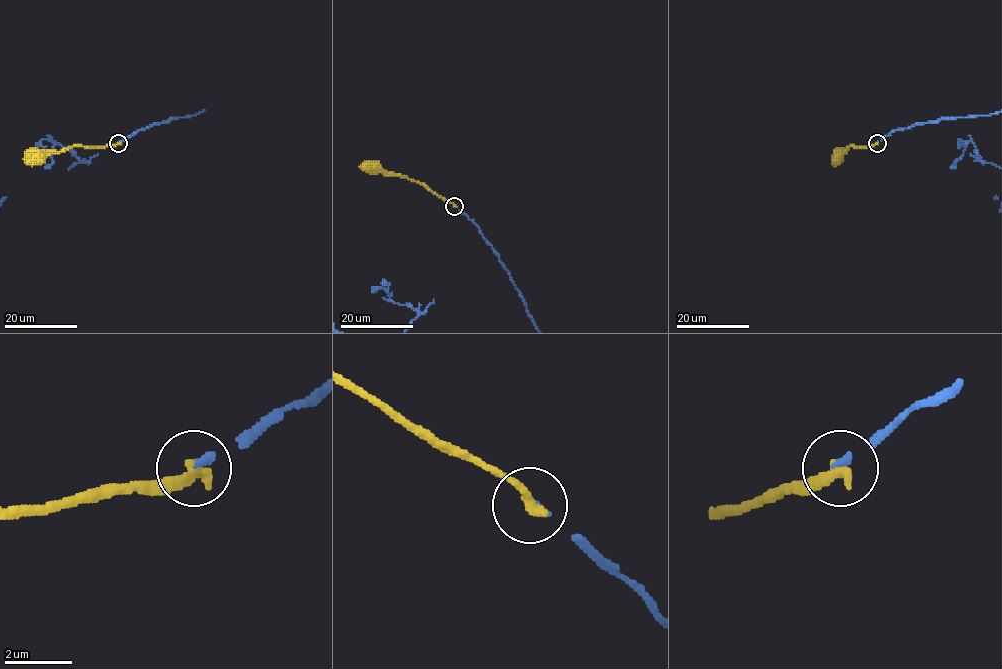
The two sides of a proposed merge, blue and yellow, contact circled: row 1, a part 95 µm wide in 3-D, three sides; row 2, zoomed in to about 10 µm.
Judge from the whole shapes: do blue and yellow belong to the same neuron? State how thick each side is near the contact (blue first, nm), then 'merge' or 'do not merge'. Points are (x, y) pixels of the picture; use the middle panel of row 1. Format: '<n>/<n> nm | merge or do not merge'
200/360 nm | merge

